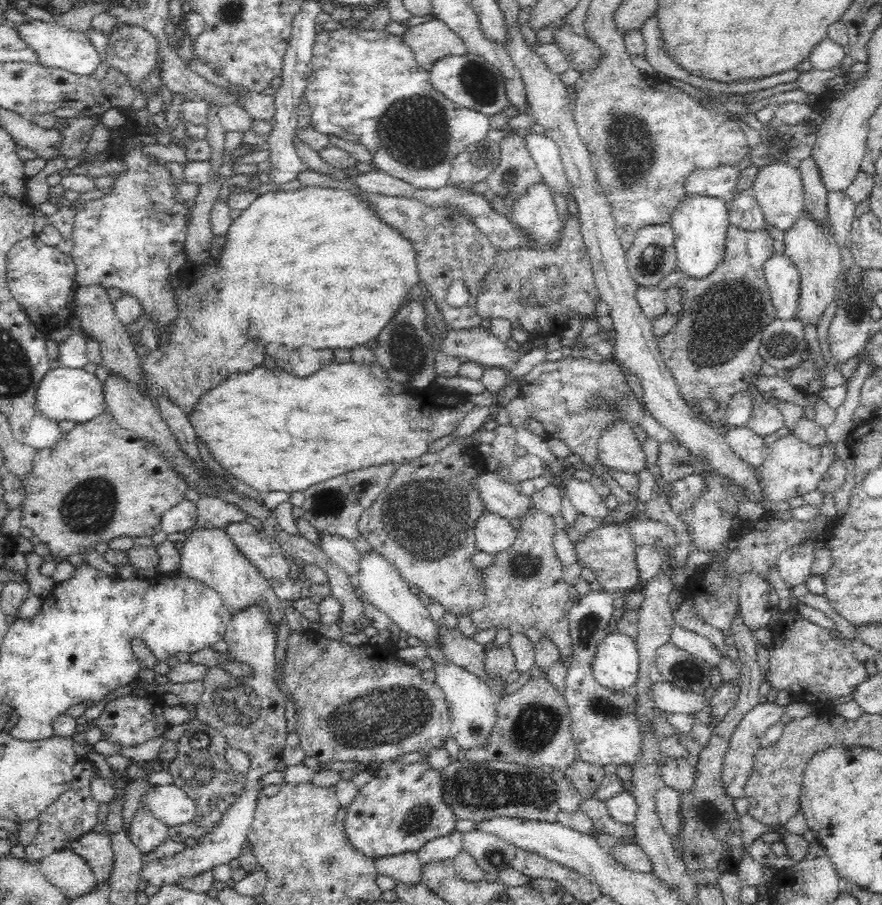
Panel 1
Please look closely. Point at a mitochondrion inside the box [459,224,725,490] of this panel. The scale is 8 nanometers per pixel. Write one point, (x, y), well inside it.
(593, 401)

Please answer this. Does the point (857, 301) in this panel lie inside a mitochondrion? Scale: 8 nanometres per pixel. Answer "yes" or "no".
yes

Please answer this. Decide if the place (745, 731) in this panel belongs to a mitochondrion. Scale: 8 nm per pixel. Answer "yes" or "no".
no

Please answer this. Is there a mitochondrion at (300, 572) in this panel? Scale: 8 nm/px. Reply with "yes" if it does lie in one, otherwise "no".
no

